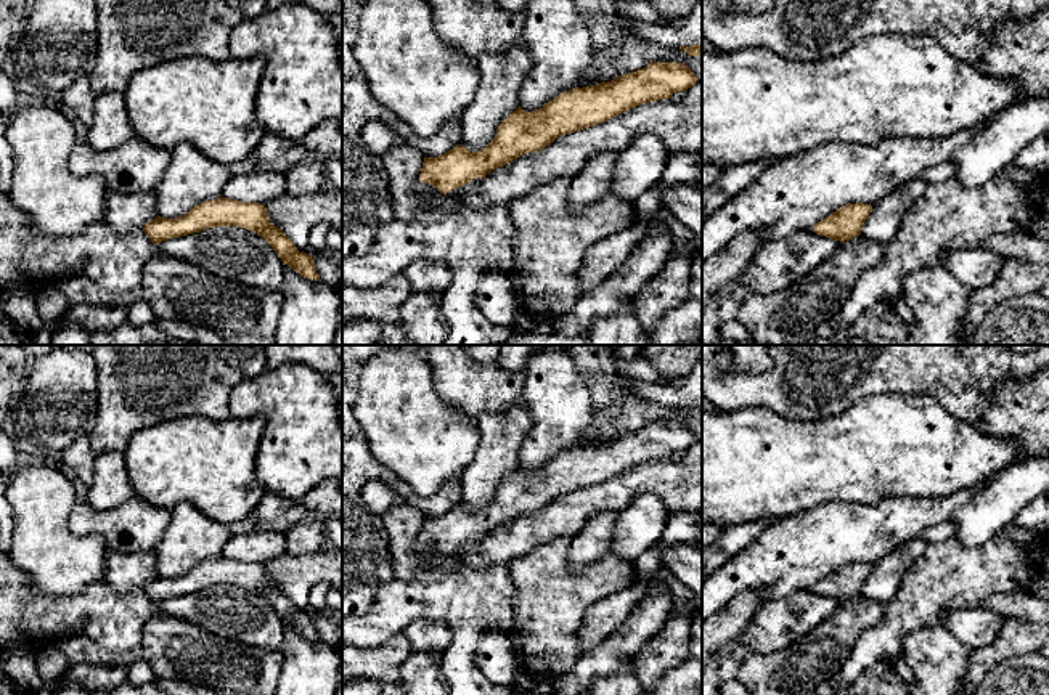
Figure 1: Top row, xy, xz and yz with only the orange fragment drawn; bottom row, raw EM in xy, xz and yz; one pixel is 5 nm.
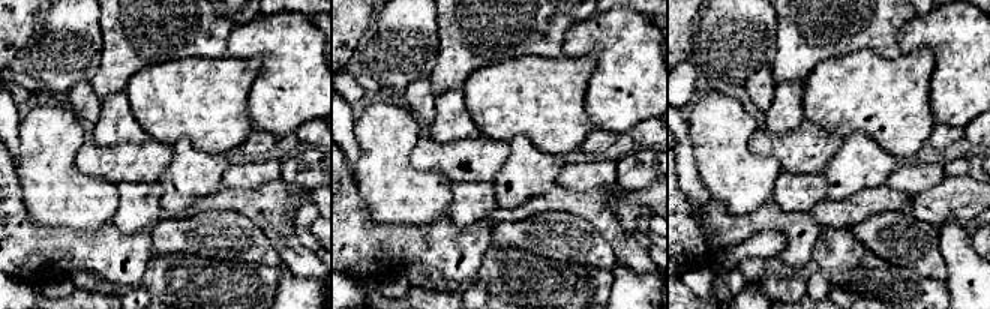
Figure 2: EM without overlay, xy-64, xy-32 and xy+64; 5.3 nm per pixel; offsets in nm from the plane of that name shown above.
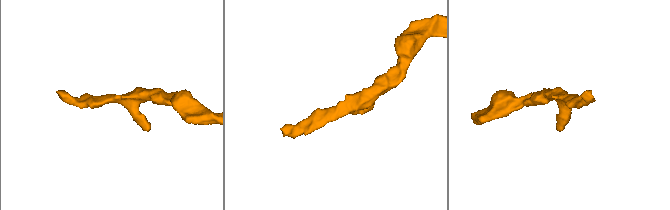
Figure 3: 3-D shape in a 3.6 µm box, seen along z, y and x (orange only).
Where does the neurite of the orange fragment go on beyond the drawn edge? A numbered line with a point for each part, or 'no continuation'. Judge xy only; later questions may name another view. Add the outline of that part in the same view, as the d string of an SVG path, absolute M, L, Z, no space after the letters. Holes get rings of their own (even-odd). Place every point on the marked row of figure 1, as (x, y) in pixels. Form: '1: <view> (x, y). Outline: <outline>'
1: xy (28, 262). Outline: M0 191L0 294L34 291L39 297L59 279L82 274L112 294L130 292L141 284L143 268L156 244L145 231L116 233L104 222L77 236L40 236L32 231L27 215Z

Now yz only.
no continuation

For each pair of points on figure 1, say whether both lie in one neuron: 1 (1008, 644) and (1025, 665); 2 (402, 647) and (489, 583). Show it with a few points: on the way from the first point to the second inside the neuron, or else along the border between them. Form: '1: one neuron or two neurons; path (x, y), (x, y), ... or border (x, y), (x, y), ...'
1: two neurons; border (1032, 654), (1009, 655), (985, 676)
2: two neurons; border (402, 633), (367, 649)

